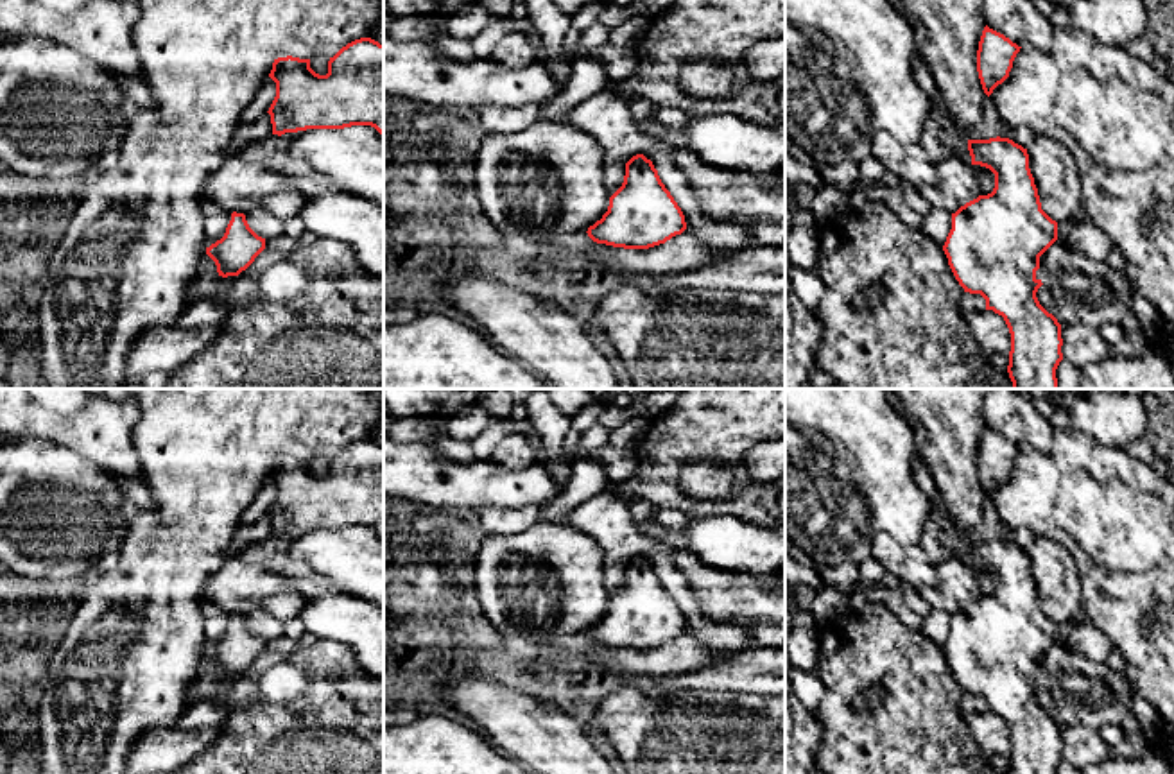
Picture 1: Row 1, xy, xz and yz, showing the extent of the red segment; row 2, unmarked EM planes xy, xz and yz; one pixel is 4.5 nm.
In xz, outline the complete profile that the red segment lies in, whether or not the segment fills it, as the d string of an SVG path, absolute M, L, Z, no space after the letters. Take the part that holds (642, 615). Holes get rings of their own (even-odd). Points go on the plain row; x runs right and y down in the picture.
M643 555L626 564L622 588L609 598L608 613L588 629L597 645L649 650L686 631L685 616Z

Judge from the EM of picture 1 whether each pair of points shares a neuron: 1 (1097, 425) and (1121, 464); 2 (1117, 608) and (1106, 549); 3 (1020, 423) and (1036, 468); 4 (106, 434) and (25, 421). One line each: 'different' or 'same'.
1: different
2: same
3: different
4: same

